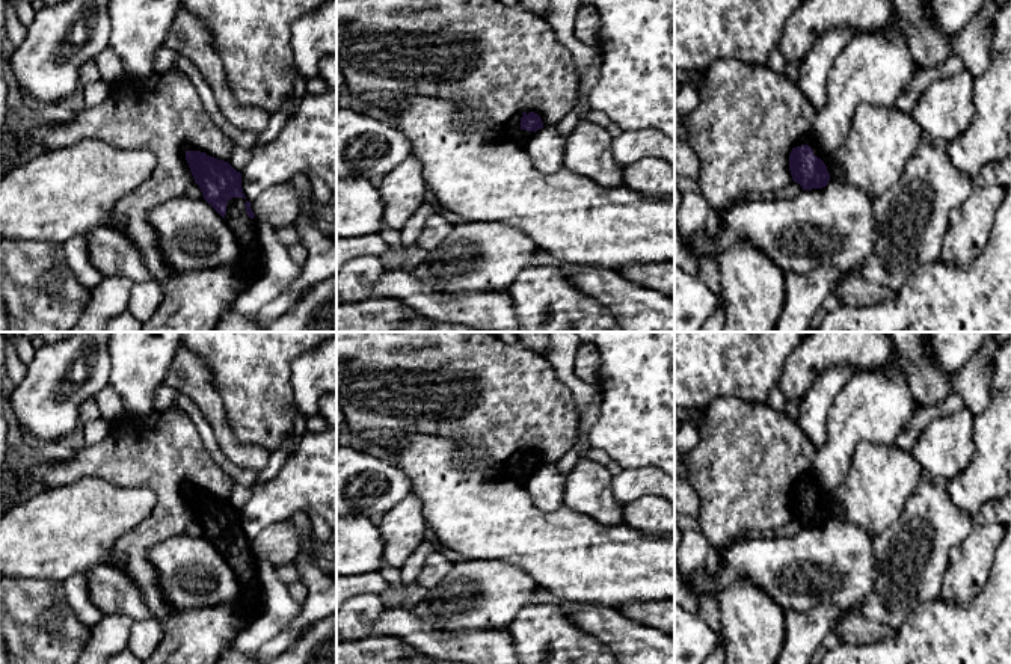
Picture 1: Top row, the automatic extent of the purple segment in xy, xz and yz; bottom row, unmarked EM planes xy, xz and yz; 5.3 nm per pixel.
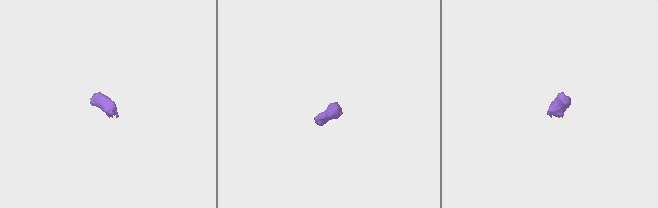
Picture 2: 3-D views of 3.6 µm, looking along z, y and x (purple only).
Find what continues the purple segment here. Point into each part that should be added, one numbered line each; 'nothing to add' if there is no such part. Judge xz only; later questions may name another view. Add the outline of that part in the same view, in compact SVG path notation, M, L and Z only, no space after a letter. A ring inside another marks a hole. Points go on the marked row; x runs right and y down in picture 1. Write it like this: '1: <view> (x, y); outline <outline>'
1: xz (512, 130); outline M522 113L515 115L502 125L502 133L504 133L506 139L519 146L524 146L527 143L527 140L534 134L534 131L527 131L527 130L521 128L522 116L524 116Z

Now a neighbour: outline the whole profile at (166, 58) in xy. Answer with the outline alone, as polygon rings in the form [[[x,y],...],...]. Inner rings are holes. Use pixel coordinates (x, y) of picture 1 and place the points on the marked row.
[[[161,47],[155,53],[155,72],[166,72],[177,68],[178,53],[169,47]]]

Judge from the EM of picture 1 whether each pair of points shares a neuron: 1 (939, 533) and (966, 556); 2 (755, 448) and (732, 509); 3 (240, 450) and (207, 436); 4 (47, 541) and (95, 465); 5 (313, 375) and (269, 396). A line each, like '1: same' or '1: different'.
1: different
2: same
3: different
4: different
5: different

